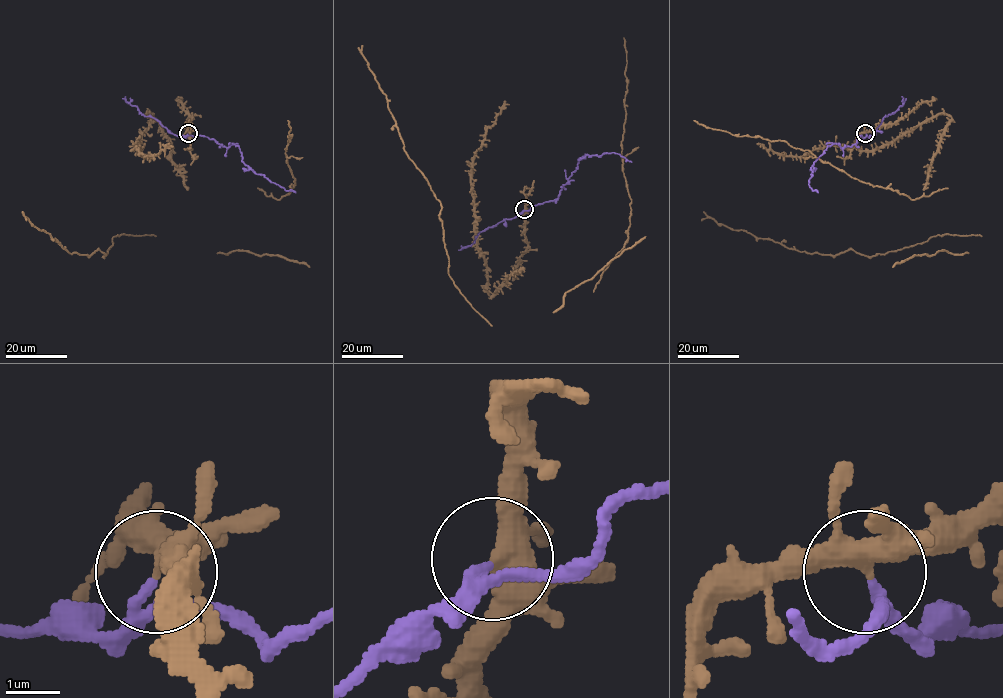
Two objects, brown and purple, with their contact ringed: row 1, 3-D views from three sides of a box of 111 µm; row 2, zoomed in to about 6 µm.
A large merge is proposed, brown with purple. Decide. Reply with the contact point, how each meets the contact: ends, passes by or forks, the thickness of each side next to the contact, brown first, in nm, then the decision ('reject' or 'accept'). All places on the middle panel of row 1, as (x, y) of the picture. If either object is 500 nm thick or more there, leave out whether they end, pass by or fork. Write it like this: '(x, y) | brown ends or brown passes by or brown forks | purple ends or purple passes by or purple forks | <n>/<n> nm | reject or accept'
(524, 209) | brown forks | purple passes by | 360/180 nm | reject

